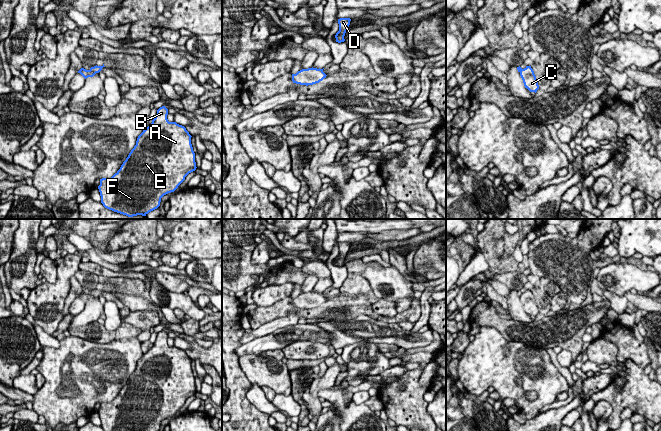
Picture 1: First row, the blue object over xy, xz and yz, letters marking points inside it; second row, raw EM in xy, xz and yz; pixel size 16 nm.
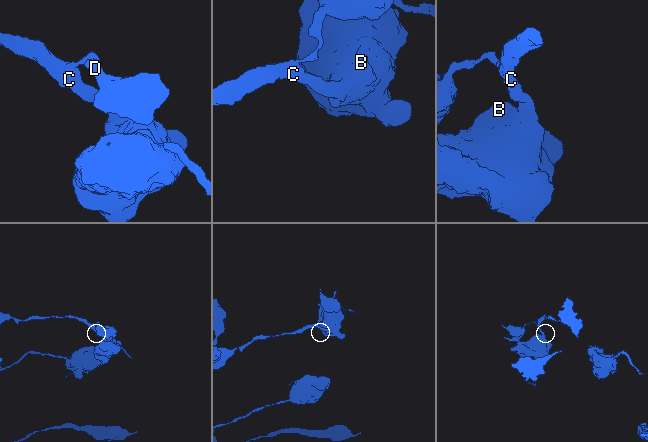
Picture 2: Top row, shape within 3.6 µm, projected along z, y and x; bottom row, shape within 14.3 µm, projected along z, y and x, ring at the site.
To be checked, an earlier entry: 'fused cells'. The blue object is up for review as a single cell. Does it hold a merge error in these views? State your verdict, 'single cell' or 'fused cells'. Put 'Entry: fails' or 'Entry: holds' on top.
Entry: holds
fused cells

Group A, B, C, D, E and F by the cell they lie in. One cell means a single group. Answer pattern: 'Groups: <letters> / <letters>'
Groups: A B C E F / D

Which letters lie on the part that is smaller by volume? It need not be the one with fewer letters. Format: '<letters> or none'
D

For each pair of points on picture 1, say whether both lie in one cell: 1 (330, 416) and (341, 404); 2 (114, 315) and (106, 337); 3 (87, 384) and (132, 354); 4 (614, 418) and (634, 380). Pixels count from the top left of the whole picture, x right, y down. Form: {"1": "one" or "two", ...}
{"1": "two", "2": "two", "3": "one", "4": "one"}

